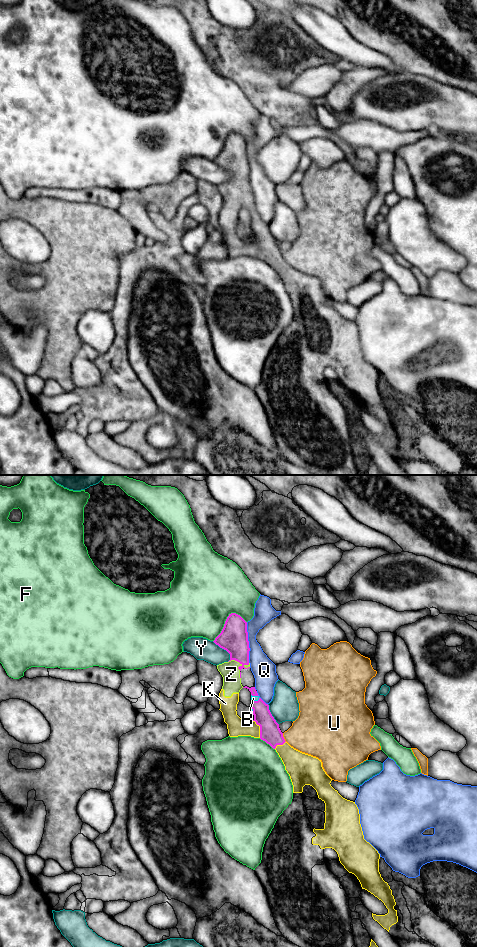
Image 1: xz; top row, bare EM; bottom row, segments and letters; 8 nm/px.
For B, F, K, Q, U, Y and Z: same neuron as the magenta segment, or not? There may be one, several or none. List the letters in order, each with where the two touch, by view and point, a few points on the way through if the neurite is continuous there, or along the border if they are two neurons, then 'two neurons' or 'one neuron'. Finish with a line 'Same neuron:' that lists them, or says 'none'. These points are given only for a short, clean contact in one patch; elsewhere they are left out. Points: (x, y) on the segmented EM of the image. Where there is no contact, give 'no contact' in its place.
B: meets magenta in xz at (256, 695); runs through xz (262, 716), (256, 695), (253, 698); one neuron
F: meets magenta in xz at (226, 620); two neurons
K: meets magenta in xz at (260, 729); one neuron
Q: meets magenta in xz at (248, 642); two neurons
U: meets magenta in xz at (283, 737); two neurons
Y: meets magenta in xz at (224, 649); two neurons
Z: meets magenta in xz at (239, 662); one neuron
Same neuron: B, K, Z

